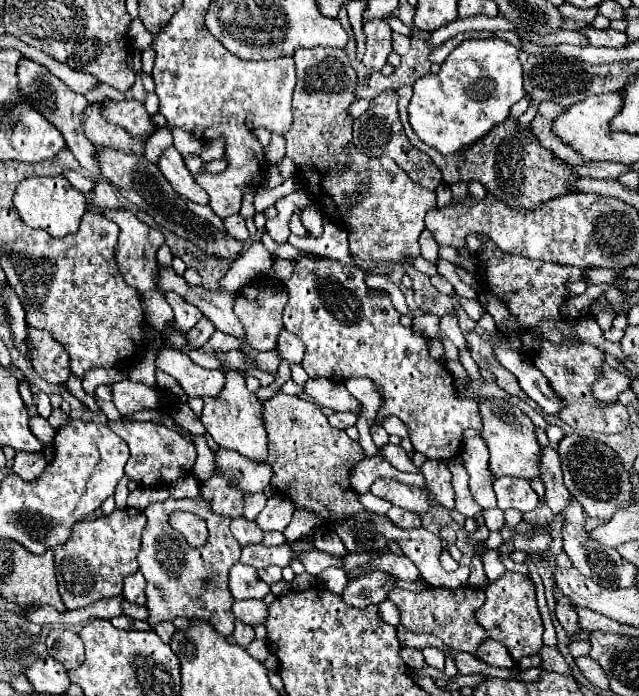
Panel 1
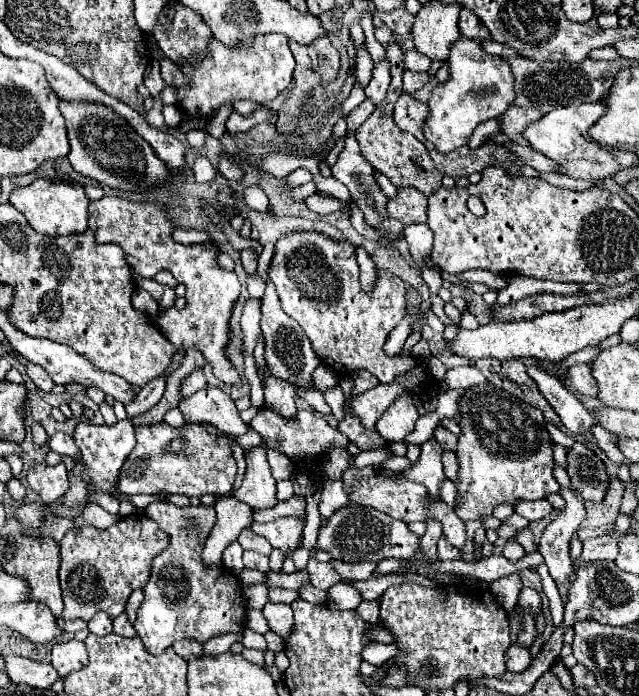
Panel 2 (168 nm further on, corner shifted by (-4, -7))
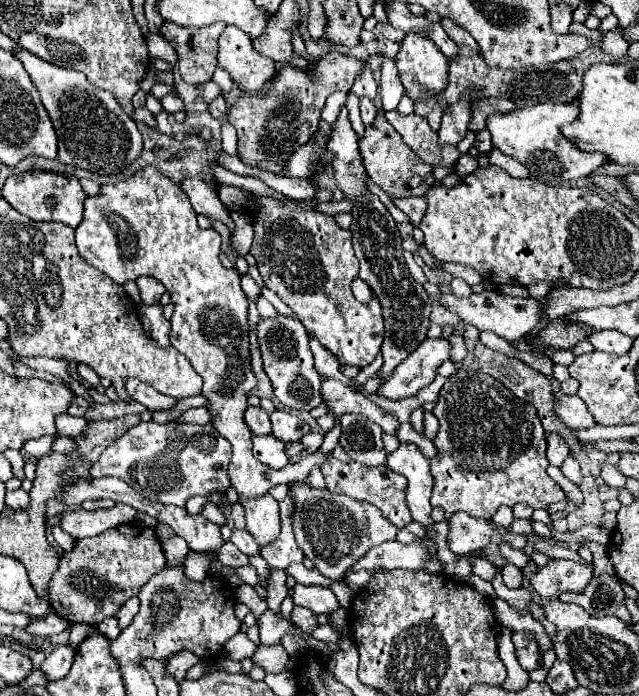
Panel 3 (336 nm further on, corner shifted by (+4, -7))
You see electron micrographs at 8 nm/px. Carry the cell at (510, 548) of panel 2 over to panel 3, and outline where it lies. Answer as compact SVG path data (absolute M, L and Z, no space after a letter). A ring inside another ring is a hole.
M506 562L502 566L502 578L504 578L504 584L508 588L520 588L522 586L522 580L524 580L520 568L516 568L512 562Z

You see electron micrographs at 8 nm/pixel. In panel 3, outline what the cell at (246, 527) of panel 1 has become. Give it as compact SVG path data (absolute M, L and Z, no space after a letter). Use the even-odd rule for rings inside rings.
M234 530L230 542L236 544L236 546L238 546L244 554L248 554L248 556L258 556L258 554L260 554L260 544L258 544L256 538L250 536L246 530Z

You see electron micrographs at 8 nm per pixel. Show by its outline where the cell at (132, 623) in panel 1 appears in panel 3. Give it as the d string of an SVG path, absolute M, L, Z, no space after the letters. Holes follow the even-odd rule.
M114 616L108 618L108 620L104 620L102 624L98 624L98 630L100 630L100 634L104 634L108 640L116 640L116 638L120 636L120 626L118 626L118 622L114 620Z

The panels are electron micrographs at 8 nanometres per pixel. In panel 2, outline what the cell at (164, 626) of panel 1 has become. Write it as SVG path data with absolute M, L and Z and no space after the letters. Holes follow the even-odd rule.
M180 640L180 642L174 642L172 648L184 660L188 660L190 656L200 656L202 654L202 644L196 642L196 640Z

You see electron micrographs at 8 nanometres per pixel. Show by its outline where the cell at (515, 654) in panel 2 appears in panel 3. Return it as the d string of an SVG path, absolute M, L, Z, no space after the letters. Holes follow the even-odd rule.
M514 632L512 636L514 648L516 648L516 658L524 670L534 670L538 668L538 644L534 640L534 632Z

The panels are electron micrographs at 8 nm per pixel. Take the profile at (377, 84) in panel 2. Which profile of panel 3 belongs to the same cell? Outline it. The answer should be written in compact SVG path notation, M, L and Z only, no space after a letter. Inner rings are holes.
M362 96L360 98L360 114L362 114L364 126L372 124L372 120L376 116L376 106L374 106L374 100L372 98L368 98L368 96Z

